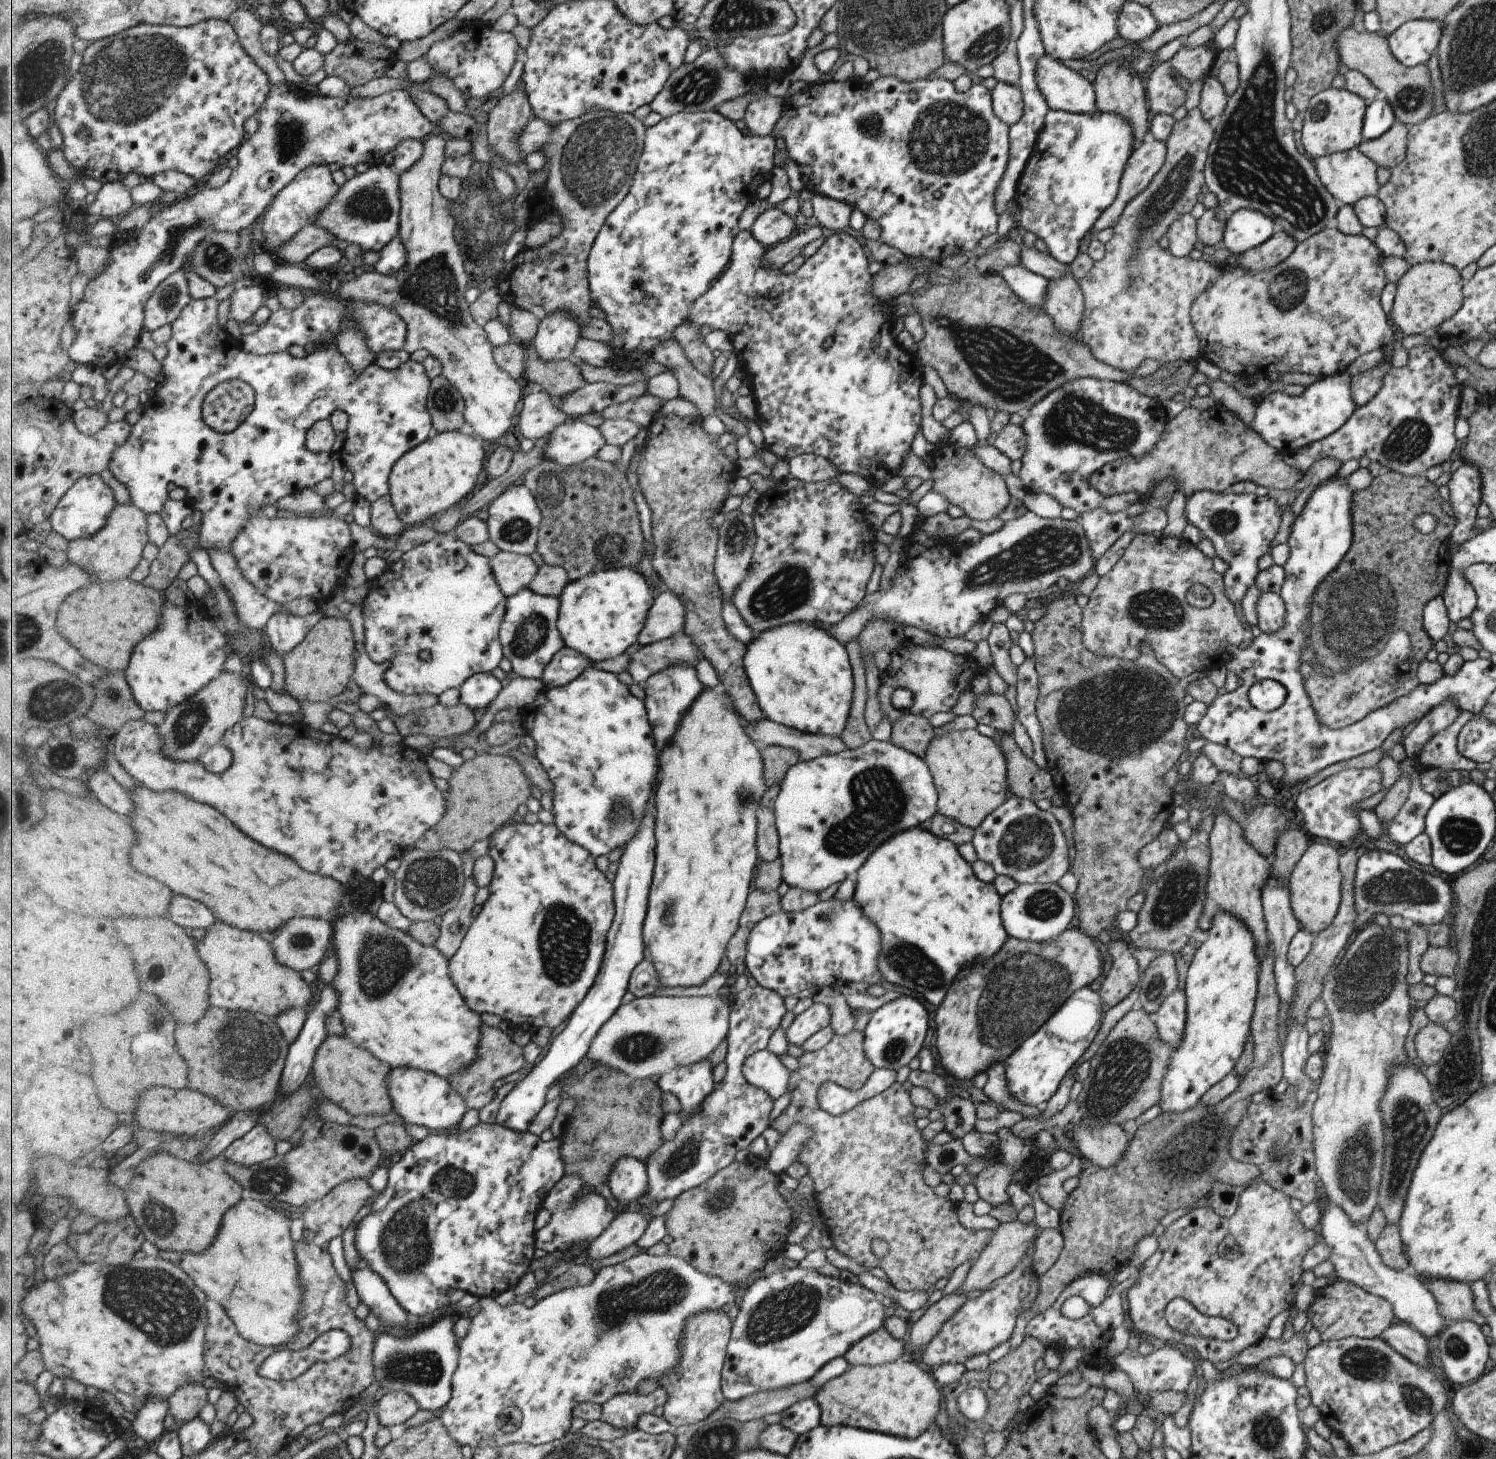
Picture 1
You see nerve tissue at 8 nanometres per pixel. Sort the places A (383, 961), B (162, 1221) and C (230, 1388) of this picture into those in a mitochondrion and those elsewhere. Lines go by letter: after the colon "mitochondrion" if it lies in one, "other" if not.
A: mitochondrion
B: mitochondrion
C: other

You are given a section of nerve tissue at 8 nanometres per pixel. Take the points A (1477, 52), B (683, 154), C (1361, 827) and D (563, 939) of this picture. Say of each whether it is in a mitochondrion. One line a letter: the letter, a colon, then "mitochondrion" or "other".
A: mitochondrion
B: other
C: other
D: mitochondrion

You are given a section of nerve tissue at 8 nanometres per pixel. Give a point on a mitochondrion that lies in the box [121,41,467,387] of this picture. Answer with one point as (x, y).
(370, 203)

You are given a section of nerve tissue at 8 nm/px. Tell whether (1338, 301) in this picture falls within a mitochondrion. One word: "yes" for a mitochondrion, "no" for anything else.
no

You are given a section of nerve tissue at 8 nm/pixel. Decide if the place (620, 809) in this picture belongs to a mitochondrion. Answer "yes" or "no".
yes

